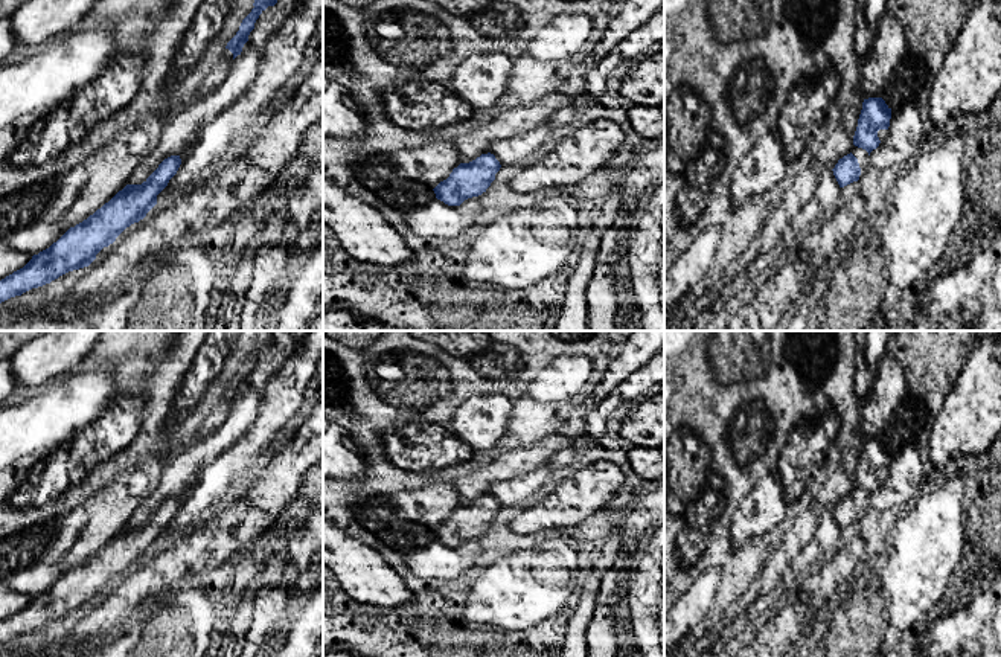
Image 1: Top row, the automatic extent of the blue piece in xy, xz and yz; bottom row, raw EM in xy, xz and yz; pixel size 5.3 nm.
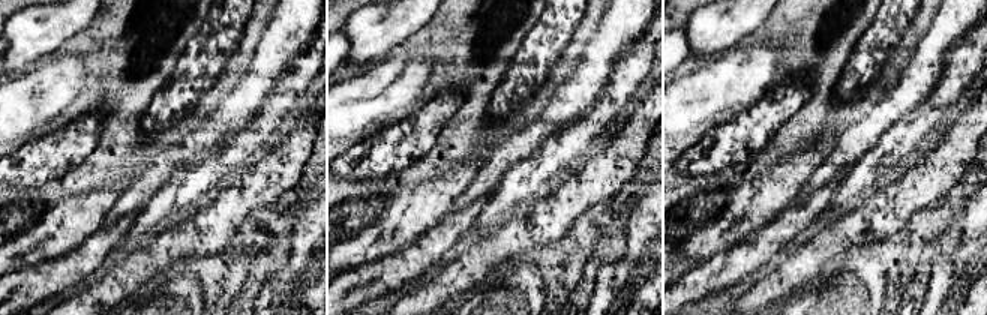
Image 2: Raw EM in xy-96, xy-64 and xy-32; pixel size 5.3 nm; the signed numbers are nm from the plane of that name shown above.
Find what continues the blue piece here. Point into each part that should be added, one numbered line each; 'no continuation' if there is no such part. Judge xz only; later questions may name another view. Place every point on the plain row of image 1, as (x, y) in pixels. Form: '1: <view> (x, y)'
no continuation

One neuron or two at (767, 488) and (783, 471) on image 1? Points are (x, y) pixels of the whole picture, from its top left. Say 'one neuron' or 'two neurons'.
two neurons

